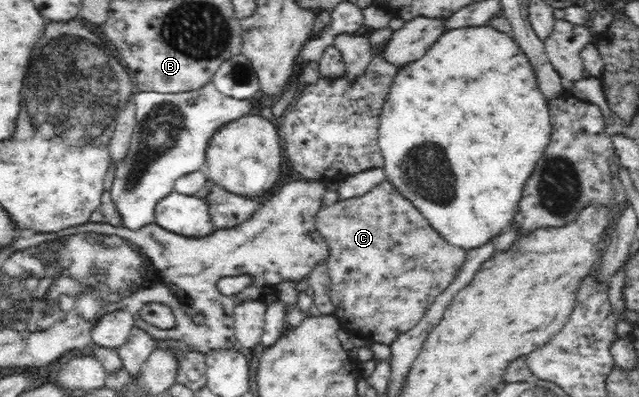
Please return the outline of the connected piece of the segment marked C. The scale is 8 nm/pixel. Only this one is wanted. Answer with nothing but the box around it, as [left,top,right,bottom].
[315,180,467,347]

